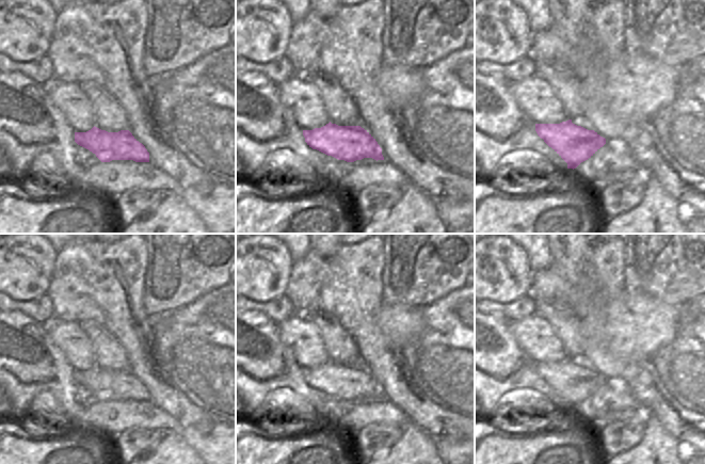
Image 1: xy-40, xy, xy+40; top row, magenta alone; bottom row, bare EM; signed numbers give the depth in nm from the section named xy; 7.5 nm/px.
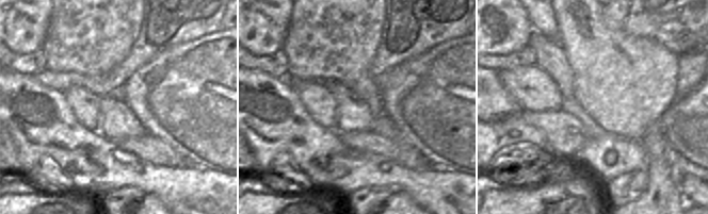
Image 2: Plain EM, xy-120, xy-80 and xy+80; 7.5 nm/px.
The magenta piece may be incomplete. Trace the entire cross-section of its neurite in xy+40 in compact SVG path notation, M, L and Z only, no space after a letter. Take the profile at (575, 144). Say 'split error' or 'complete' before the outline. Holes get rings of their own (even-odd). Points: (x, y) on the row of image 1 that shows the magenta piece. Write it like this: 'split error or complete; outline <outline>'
complete; outline M572 123L535 124L535 131L566 163L576 169L606 144L606 139L594 130Z

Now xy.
complete; outline M330 122L321 128L303 130L303 135L309 147L338 160L384 160L375 139L360 126L338 126Z

